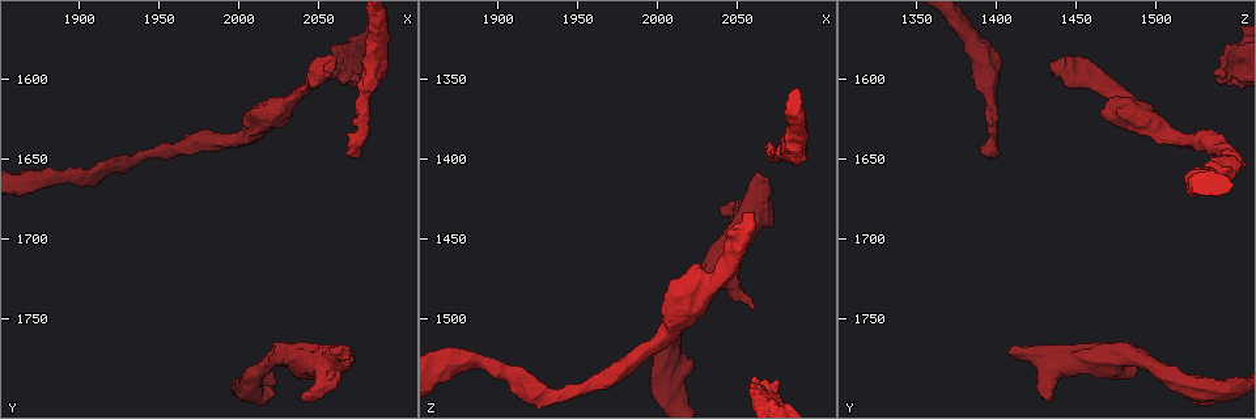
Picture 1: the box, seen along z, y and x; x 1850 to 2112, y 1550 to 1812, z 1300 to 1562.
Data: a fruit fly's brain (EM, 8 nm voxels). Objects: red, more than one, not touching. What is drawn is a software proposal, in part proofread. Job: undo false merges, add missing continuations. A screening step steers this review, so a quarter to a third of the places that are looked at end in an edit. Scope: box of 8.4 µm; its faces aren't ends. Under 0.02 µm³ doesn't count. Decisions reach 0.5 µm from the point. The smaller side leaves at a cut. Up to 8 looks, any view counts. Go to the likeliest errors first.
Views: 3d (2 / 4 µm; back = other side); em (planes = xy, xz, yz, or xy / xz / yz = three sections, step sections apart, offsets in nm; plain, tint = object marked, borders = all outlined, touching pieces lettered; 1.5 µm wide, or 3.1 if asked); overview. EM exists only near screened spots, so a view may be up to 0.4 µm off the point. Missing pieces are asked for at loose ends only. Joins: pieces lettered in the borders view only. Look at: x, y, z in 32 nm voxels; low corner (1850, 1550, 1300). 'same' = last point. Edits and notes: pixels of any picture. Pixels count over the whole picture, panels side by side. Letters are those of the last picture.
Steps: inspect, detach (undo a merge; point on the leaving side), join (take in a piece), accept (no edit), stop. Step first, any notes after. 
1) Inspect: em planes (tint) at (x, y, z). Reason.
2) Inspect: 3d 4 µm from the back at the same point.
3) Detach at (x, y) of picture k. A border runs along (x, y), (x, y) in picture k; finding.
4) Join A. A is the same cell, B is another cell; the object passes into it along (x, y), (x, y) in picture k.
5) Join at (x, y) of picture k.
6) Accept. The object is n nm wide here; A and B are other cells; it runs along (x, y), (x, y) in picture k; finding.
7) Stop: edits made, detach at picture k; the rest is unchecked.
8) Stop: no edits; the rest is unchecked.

Inspect: em planes (tint) at (2070, 1648, 1394). Free end.

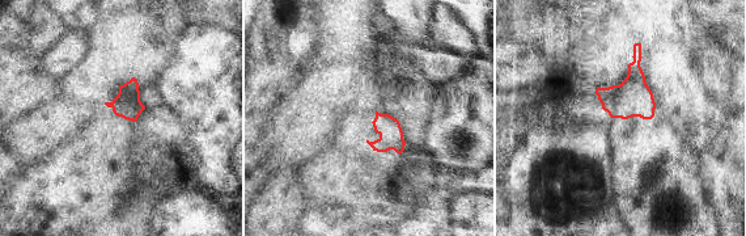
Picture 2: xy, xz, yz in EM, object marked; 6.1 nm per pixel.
Inspect: em planes (borders) at the same point.

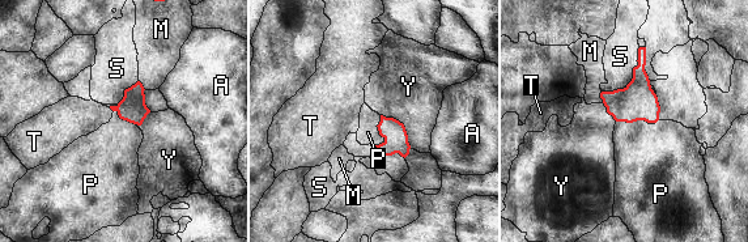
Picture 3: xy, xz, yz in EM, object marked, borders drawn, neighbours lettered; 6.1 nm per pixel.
Join P. P is the same cell, A, M, S, T and Y are other cells; the cell continues.

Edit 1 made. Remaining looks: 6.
Inspect: 3d 2 µm at (2060, 1590, 1434). Free end.

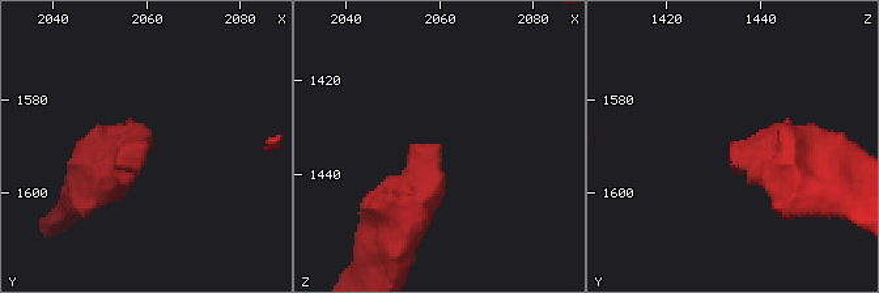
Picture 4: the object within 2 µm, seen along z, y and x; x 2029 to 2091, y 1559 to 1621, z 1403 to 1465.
Inspect: em planes (plain) at (2061, 1590, 1435).

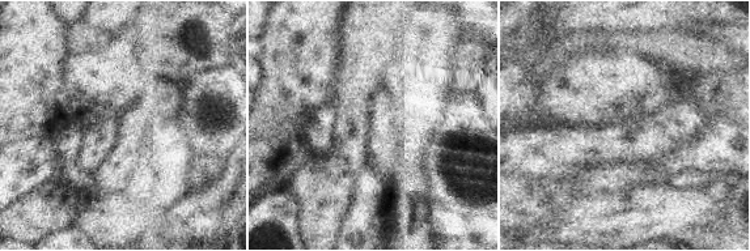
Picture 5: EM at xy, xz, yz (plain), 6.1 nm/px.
Inspect: em planes (borders) at the same point. What lies round it.

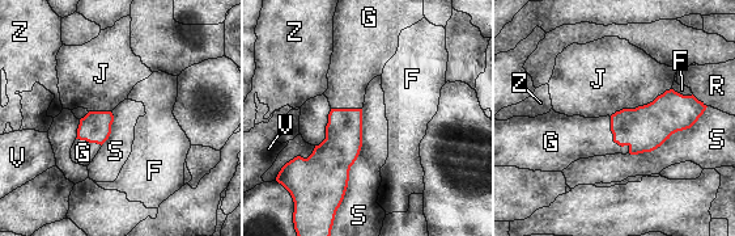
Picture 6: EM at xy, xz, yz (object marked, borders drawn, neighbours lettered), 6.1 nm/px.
Join G. The longest contact is with S, 600 nm; G is the same cell, F, J, R, S, V and Z are other cells; the object passes into it along (644, 129), (614, 139), (573, 138) in picture 6; the cell continues.

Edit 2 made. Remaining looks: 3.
Inspect: overview.

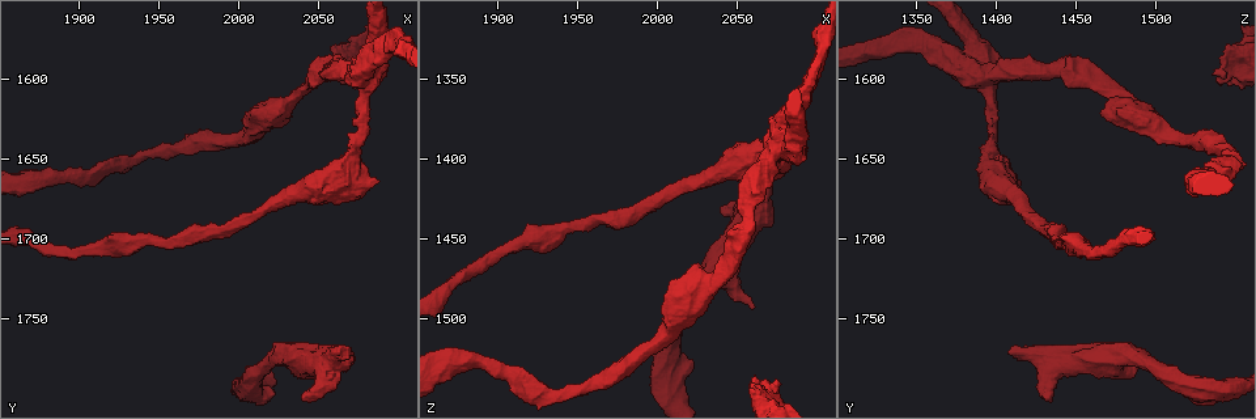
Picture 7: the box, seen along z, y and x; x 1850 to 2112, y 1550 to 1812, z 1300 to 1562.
Inspect: em xy step 8 (borders) at (2062, 1766, 1408). Stops while still wide.

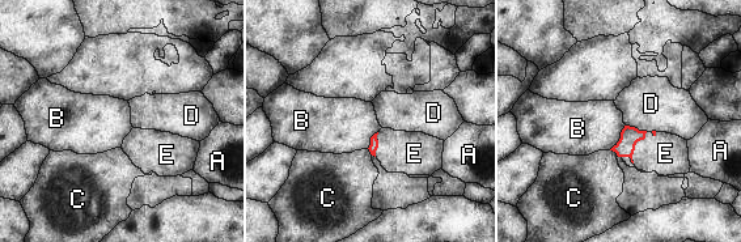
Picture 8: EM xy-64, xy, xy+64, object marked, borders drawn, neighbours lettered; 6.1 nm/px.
Join E. The longest contact is with E, 220 nm; E is the same cell, A, B, C and D are other cells; the cell continues.

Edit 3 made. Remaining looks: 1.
Stop: edits made, join at picture 3, join at picture 6, join at picture 8; the rest is unchecked.

